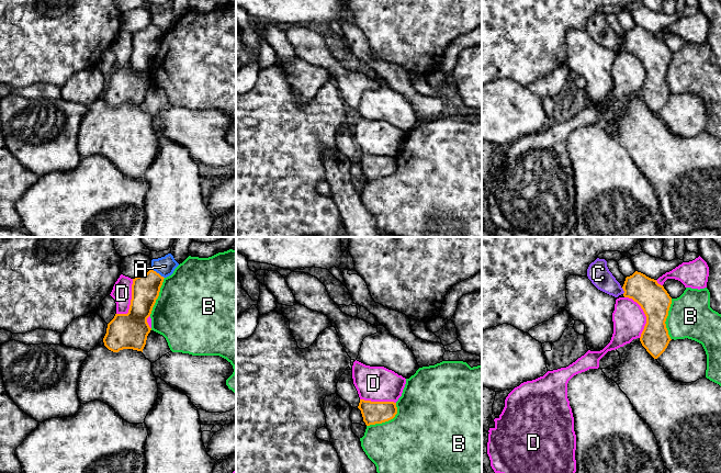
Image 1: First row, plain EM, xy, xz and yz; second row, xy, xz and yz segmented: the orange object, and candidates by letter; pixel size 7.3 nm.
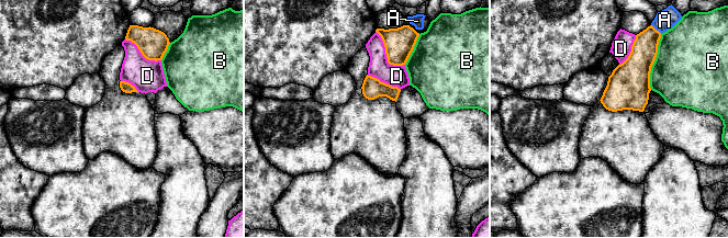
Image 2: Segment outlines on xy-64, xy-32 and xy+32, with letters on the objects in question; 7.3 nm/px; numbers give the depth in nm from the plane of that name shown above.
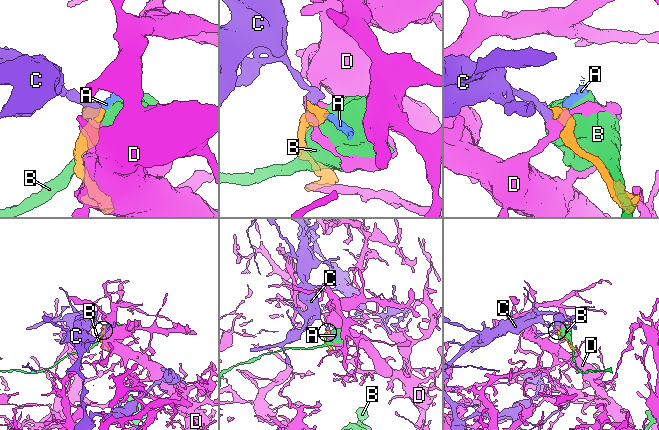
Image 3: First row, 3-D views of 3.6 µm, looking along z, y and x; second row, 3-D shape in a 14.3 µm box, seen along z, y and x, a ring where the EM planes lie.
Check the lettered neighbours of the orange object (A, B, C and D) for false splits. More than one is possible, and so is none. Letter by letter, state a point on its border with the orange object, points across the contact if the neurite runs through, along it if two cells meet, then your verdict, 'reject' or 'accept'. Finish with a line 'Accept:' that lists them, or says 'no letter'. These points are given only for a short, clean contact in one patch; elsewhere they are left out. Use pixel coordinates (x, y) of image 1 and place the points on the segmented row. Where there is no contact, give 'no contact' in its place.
A: meets orange in xy at (158, 273); border along xy (151, 268), (164, 278); reject
B: meets orange in xz at (386, 420); reject
C: meets orange in yz at (623, 290); runs through yz (653, 299), (643, 290), (623, 290), (616, 290), (598, 273); accept
D: meets orange in yz at (644, 313); reject
Accept: C

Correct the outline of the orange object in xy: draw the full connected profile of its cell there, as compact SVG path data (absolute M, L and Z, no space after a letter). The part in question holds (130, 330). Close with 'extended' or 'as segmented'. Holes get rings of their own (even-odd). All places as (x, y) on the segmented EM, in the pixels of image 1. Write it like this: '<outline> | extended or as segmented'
M153 269L133 279L128 313L115 314L108 324L103 342L109 350L119 352L123 349L133 349L143 352L151 330L147 318L159 296L164 279Z | as segmented

